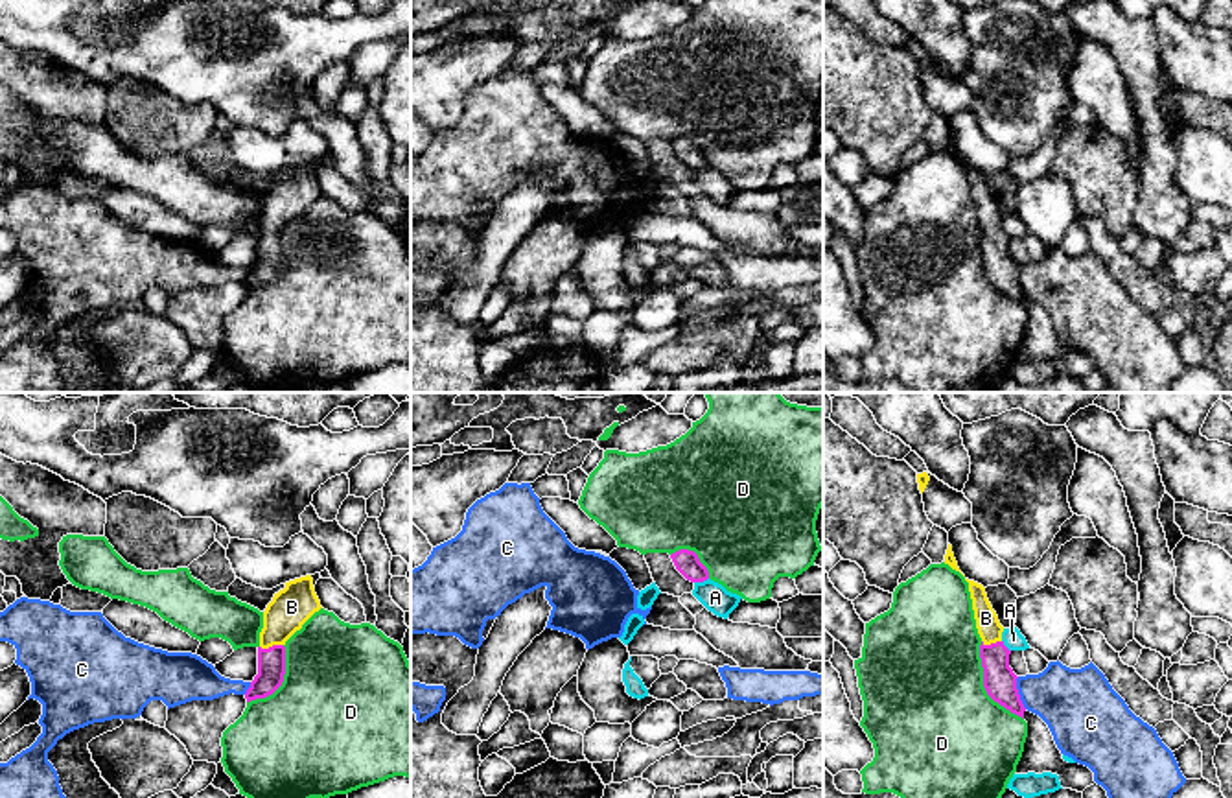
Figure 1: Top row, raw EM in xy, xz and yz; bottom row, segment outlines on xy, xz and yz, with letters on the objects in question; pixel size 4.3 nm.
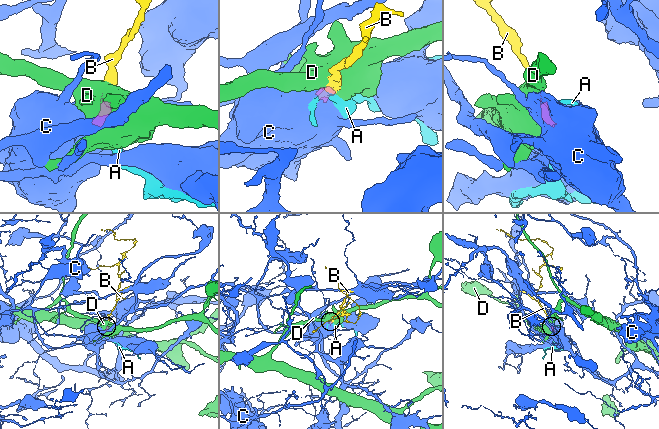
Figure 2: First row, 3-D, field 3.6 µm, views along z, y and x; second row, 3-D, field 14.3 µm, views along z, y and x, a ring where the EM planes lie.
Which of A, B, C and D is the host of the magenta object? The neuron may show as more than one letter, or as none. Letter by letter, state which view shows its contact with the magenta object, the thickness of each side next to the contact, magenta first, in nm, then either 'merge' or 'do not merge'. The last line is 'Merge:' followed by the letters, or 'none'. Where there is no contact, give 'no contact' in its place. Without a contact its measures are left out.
A: meets magenta in xz; 110 nm thick on the magenta side, 120 nm on the other; do not merge
B: meets magenta in xy; 130 nm thick on the magenta side, 180 nm on the other; merge
C: meets magenta in yz; 140 nm thick on the magenta side, 300 nm on the other; do not merge
D: meets magenta in yz; 140 nm thick on the magenta side, 500 nm on the other; do not merge
Merge: B

